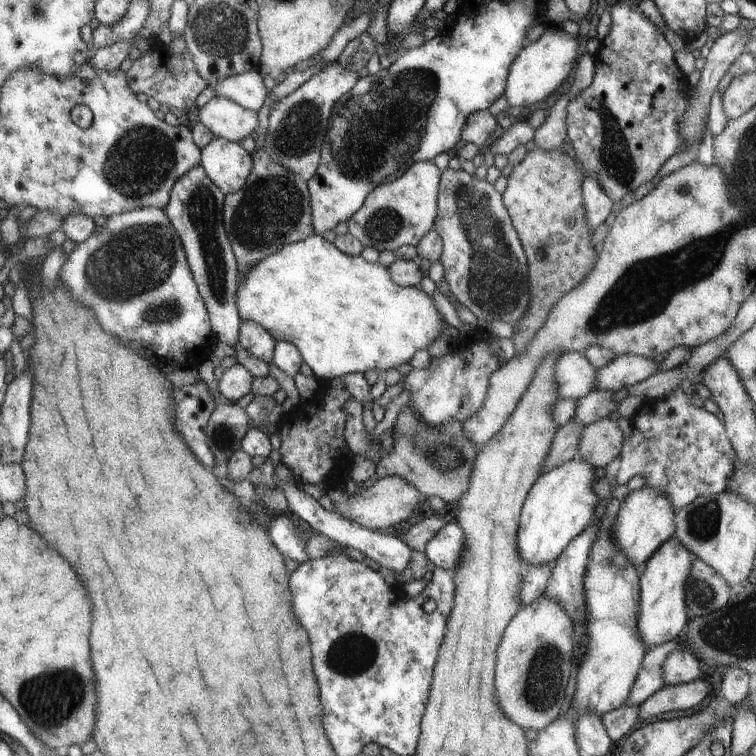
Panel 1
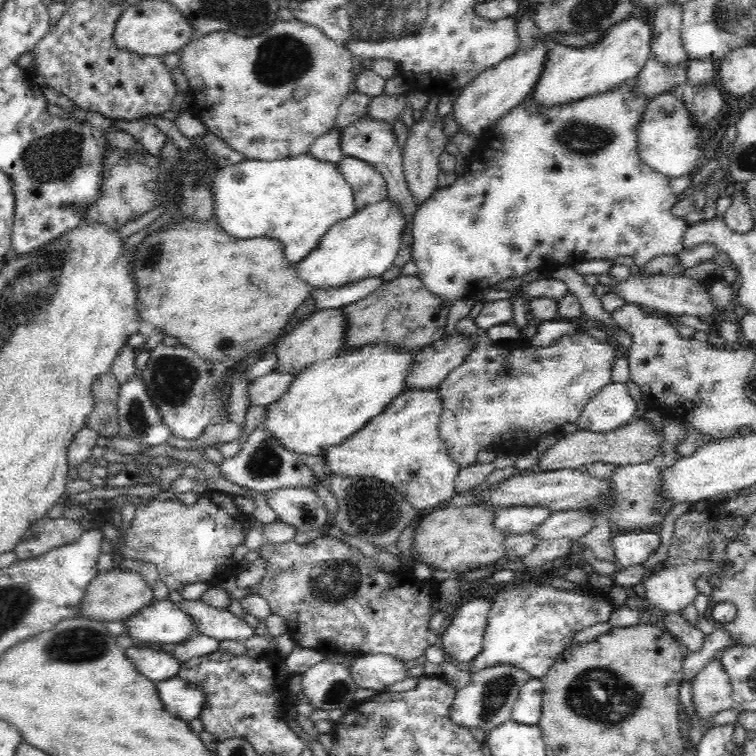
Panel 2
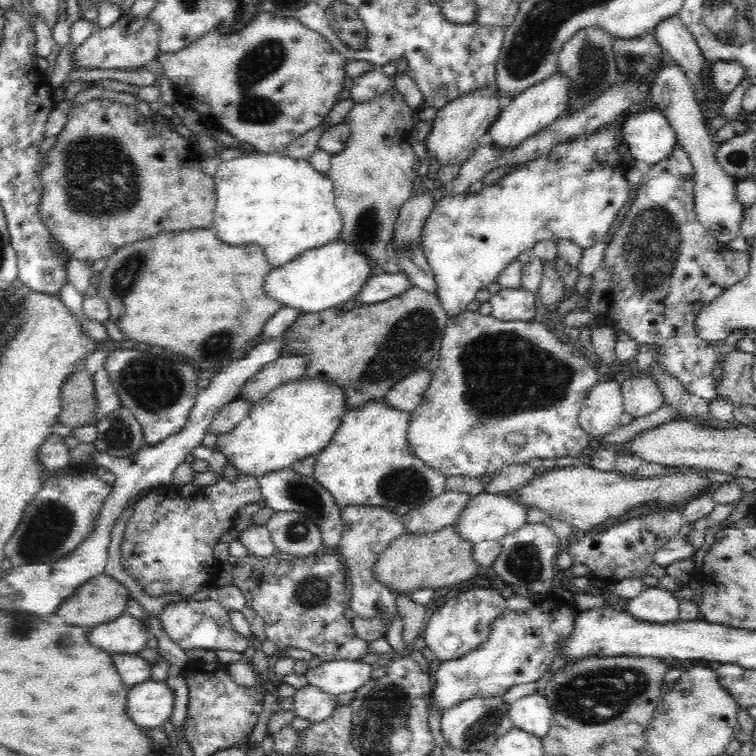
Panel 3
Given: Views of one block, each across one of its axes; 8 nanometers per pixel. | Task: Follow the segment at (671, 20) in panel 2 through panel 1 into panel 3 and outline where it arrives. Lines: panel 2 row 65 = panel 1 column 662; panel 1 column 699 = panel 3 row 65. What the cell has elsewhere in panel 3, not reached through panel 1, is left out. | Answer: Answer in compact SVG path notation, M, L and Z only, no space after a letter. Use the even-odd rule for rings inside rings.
M673 61L654 74L648 90L651 100L674 129L679 146L686 149L695 170L694 195L695 212L698 221L711 236L722 243L728 243L741 236L741 225L745 207L740 200L740 181L730 176L716 162L714 142L708 137L706 120L702 118L700 106L696 103L694 87L690 84L686 73Z

